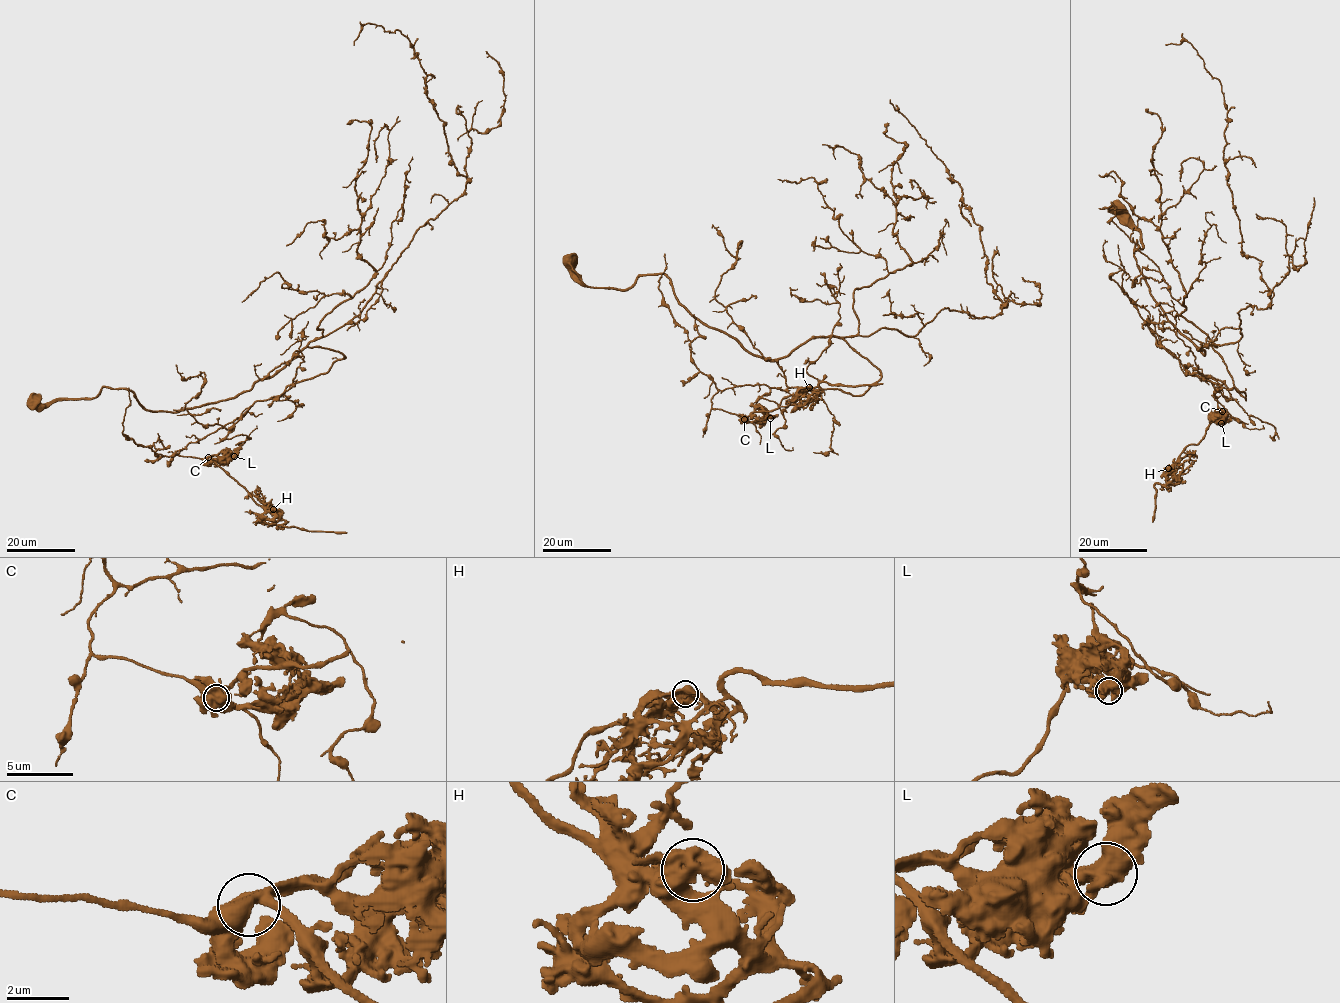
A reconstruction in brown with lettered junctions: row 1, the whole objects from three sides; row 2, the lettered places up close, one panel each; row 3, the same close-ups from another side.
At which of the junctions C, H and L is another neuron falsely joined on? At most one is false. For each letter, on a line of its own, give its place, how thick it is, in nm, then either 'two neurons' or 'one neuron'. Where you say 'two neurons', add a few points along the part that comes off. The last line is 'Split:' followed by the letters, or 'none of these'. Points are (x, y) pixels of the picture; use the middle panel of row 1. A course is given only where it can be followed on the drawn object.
C: at (744, 419); 500 nm thick; two neurons; foreign part runs (744, 419), (755, 412), (773, 410), (783, 398), (813, 389), (820, 392), (820, 383), (883, 384)
H: at (809, 387); 550 nm thick; one neuron
L: at (770, 418); 500 nm thick; one neuron
Split: C

